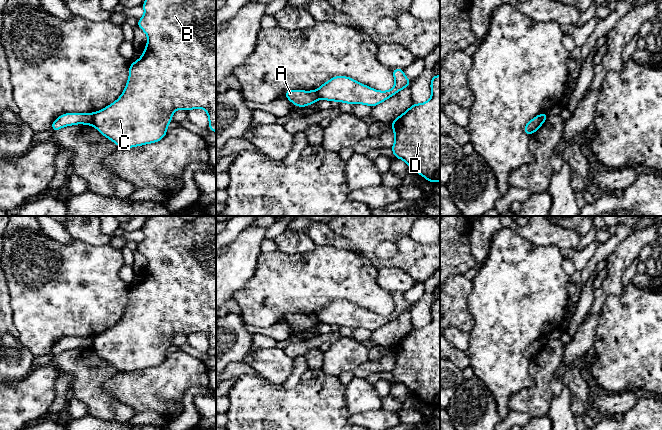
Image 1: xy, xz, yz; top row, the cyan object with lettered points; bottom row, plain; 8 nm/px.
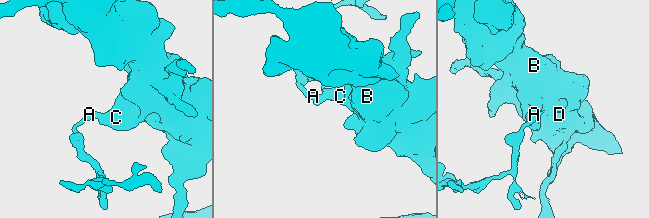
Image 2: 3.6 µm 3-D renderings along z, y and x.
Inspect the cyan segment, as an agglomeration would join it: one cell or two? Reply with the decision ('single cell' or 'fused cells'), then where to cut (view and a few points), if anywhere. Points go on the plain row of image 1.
fused cells; cut xy (93, 337), (93, 343), (90, 348)

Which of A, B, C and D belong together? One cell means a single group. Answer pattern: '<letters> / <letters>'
A / B C D

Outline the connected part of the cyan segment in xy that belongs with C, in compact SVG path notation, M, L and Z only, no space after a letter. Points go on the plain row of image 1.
M150 216L142 231L145 238L138 243L137 250L147 258L146 272L140 283L130 287L129 302L121 320L93 337L91 350L118 371L132 372L163 363L175 334L202 332L208 339L209 354L216 356L216 216L197 216L191 222L179 216Z

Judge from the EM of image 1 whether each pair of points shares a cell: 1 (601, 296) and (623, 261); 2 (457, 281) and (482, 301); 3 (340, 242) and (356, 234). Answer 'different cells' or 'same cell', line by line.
1: same cell
2: different cells
3: different cells

